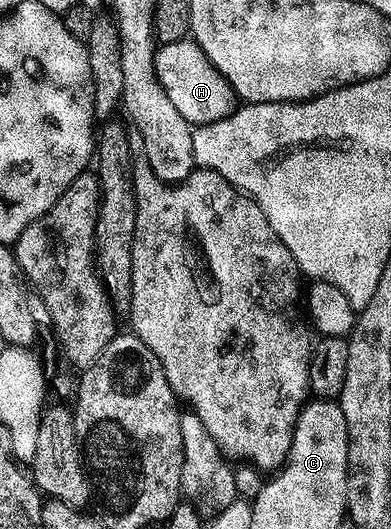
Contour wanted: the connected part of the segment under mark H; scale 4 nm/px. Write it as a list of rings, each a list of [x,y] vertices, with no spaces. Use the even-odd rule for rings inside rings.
[[[191,38],[161,45],[157,49],[155,68],[170,102],[173,102],[182,118],[193,127],[204,127],[220,121],[238,106],[238,97],[227,77],[213,65]]]

